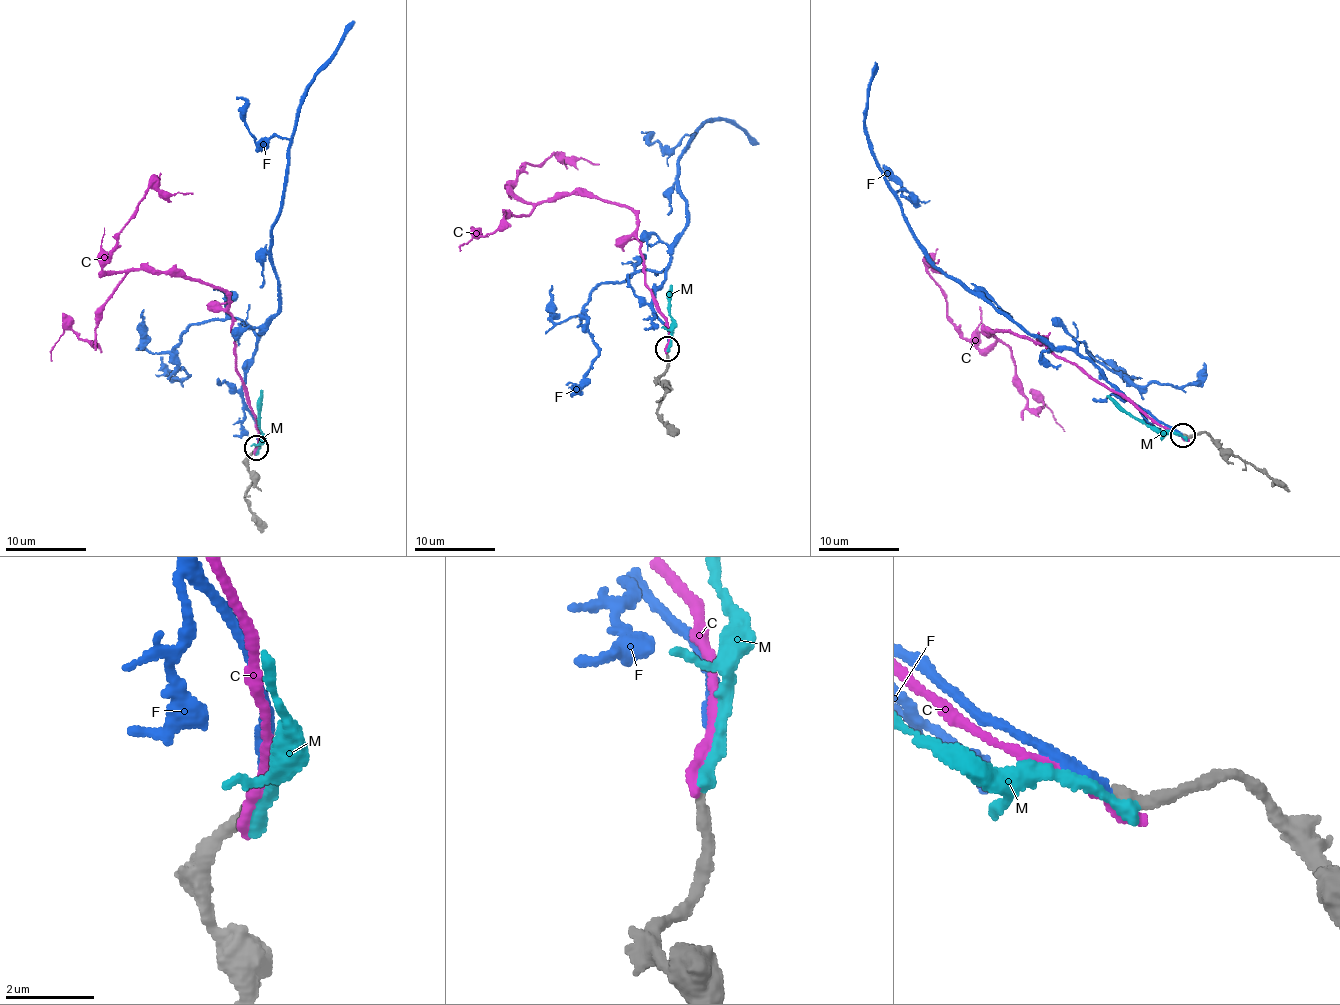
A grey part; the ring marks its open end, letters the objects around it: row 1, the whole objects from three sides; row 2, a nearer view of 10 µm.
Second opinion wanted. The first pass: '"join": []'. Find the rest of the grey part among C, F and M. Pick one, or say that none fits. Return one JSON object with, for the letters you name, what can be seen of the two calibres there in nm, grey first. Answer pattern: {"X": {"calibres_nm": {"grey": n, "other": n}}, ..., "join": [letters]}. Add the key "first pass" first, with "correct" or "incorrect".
{"first pass": "incorrect", "F": {"calibres_nm": {"grey": 280, "other": 260}}, "join": ["F"]}

